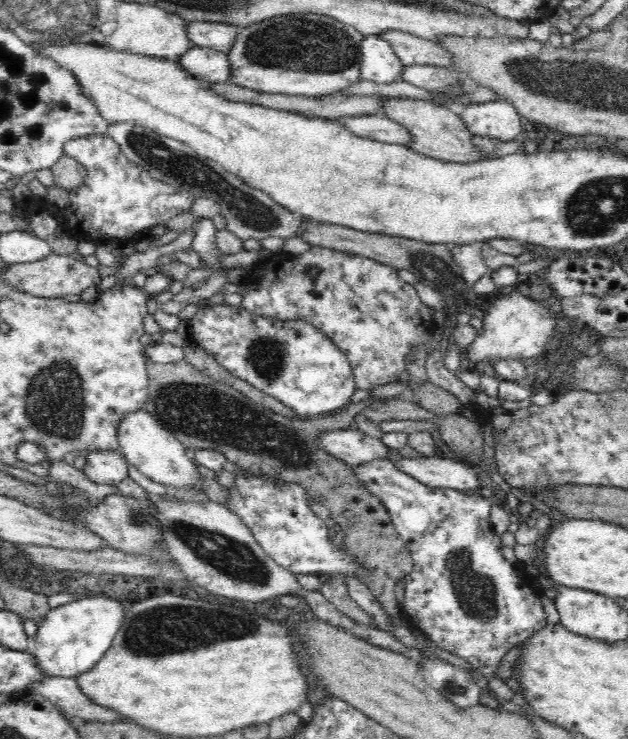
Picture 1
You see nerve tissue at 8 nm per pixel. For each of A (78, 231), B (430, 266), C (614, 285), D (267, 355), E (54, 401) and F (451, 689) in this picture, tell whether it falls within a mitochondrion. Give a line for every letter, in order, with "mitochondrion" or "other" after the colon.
A: other
B: mitochondrion
C: other
D: mitochondrion
E: mitochondrion
F: mitochondrion

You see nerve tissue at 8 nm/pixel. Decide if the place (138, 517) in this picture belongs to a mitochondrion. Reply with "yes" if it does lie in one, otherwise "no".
yes

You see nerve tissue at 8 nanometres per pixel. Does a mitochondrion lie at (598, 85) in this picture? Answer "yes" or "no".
yes

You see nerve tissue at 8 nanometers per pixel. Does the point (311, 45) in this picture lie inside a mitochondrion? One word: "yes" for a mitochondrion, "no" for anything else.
yes

